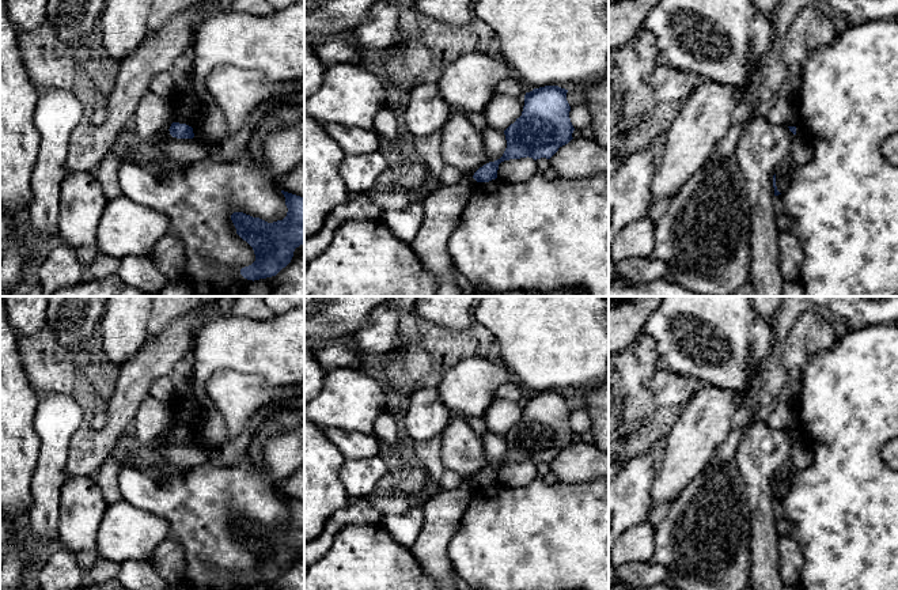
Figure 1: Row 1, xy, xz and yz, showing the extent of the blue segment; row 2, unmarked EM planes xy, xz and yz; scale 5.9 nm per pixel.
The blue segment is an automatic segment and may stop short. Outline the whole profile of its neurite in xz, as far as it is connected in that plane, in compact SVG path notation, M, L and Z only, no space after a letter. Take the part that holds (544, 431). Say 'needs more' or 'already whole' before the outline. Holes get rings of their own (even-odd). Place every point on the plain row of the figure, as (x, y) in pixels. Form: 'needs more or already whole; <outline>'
already whole; M558 390L534 393L524 400L522 420L505 435L507 453L503 461L480 472L473 483L489 487L497 483L499 469L509 464L550 464L568 449L575 435L567 405L568 394Z

